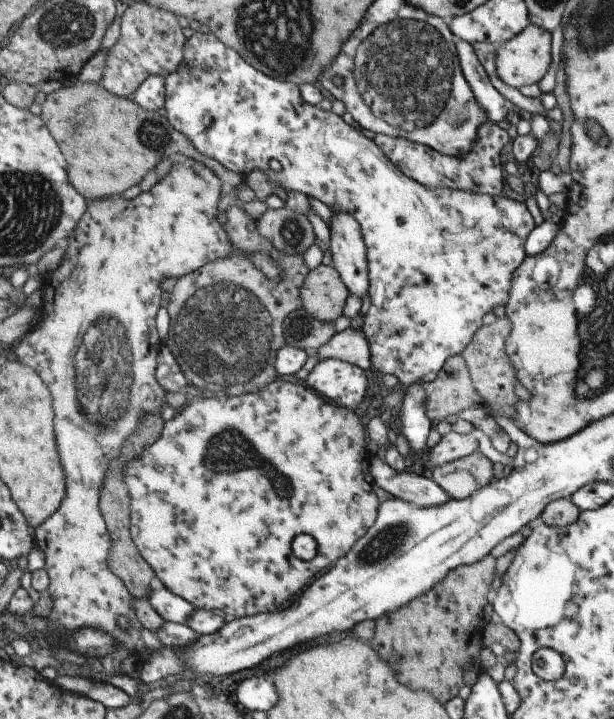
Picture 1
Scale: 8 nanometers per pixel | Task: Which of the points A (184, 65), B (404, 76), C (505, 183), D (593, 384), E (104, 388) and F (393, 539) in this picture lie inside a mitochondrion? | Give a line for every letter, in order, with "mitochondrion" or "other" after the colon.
A: other
B: mitochondrion
C: other
D: mitochondrion
E: mitochondrion
F: mitochondrion

